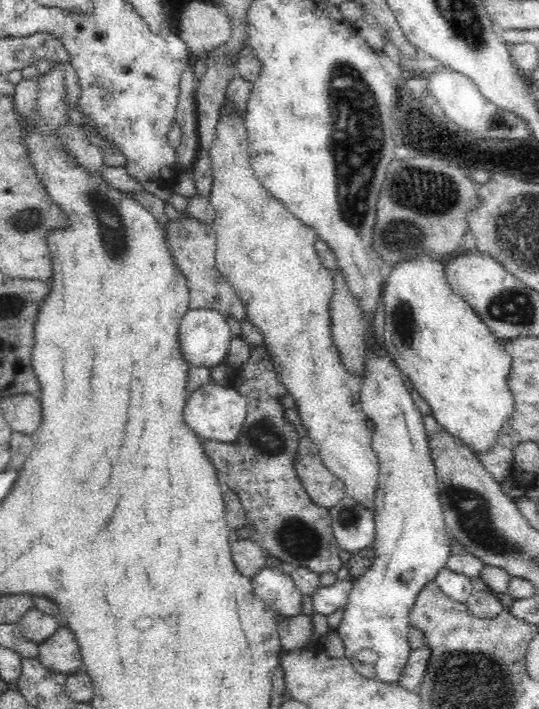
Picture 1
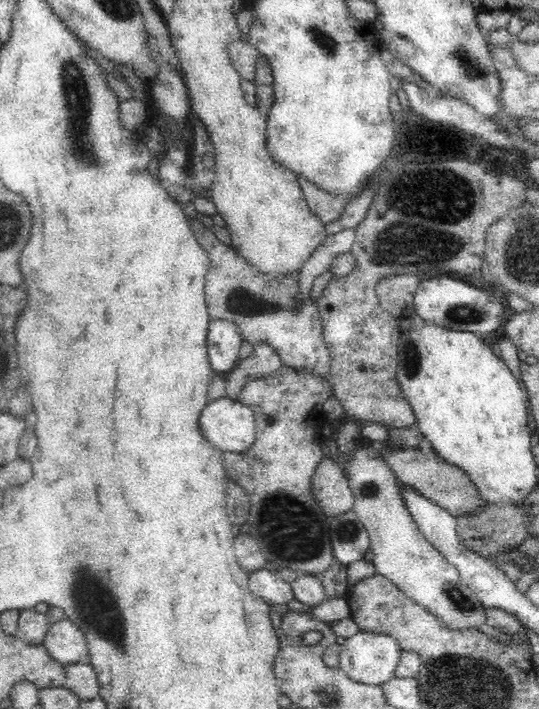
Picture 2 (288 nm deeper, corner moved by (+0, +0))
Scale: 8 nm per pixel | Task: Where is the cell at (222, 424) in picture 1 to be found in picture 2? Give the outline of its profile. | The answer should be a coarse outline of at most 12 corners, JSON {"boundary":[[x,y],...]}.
{"boundary":[[220,398],[200,416],[204,438],[238,456],[256,442],[256,414]]}

